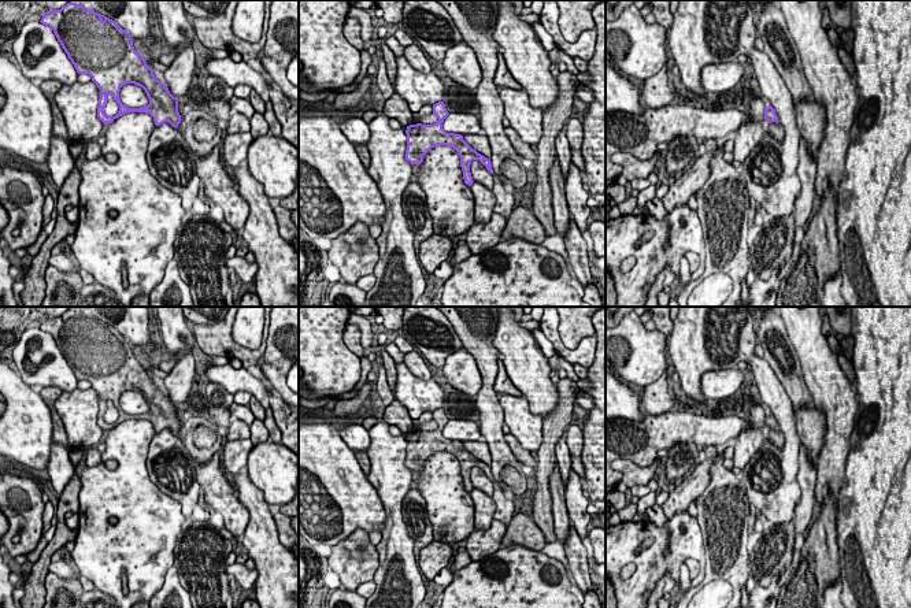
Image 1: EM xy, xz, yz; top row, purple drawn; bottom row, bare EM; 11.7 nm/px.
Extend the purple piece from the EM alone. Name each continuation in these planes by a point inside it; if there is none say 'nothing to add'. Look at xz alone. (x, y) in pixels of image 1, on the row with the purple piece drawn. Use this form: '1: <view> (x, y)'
nothing to add

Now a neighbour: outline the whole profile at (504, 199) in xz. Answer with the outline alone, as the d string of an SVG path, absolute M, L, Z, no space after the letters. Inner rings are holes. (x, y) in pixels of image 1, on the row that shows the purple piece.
M496 181L490 189L496 197L496 205L493 208L495 214L500 214L508 218L514 211L515 199L510 189L507 189L501 182Z

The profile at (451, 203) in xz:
M437 145L418 167L418 185L426 194L434 233L447 237L464 234L475 223L474 196L464 183L458 152Z

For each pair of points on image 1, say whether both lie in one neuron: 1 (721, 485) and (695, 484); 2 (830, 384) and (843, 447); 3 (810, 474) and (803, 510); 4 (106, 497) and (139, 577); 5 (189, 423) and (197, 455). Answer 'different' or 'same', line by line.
1: different
2: same
3: same
4: same
5: same

